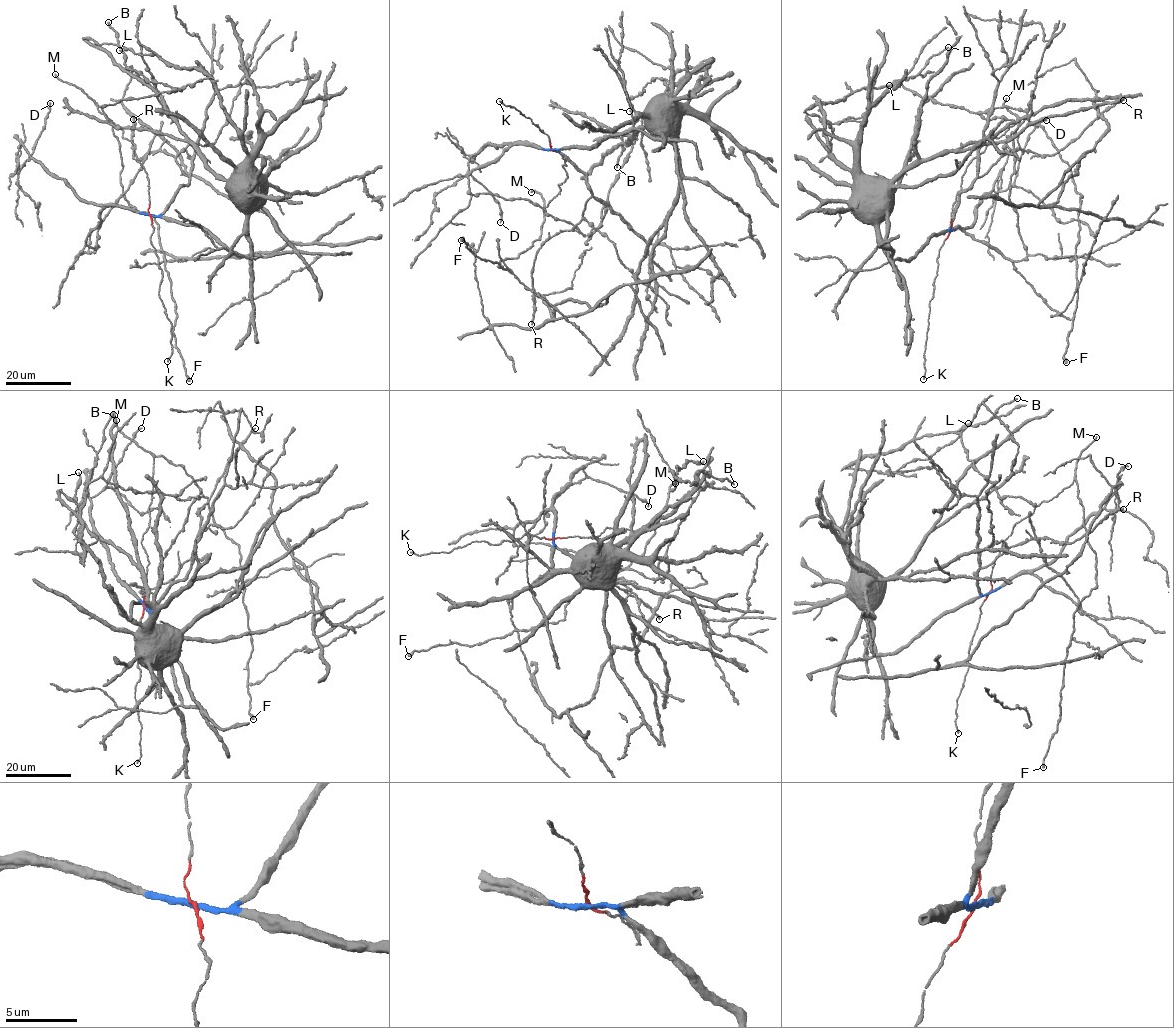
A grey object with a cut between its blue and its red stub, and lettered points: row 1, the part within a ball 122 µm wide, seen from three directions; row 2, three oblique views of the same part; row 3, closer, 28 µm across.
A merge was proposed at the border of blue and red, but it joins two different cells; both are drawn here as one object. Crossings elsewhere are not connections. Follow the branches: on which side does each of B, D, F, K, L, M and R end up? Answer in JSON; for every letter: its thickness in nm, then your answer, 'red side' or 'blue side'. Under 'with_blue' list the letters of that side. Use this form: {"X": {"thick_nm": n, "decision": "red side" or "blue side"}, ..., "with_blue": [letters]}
{"B": {"thick_nm": 240, "decision": "blue side"}, "D": {"thick_nm": 200, "decision": "blue side"}, "F": {"thick_nm": 480, "decision": "red side"}, "K": {"thick_nm": 220, "decision": "red side"}, "L": {"thick_nm": 160, "decision": "blue side"}, "M": {"thick_nm": 190, "decision": "red side"}, "R": {"thick_nm": 240, "decision": "blue side"}, "with_blue": ["B", "D", "L", "R"]}

